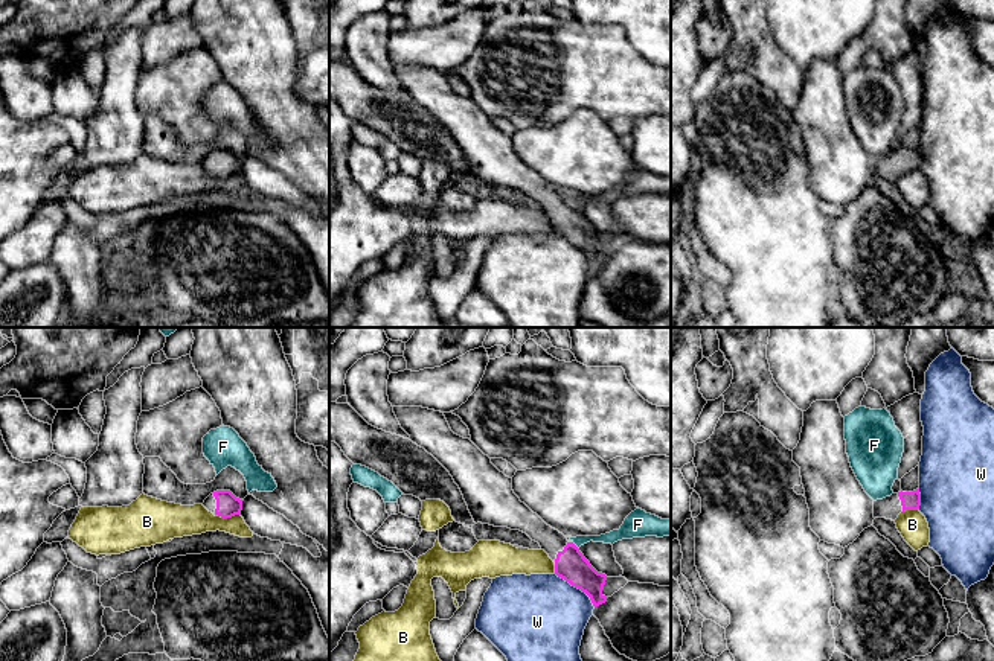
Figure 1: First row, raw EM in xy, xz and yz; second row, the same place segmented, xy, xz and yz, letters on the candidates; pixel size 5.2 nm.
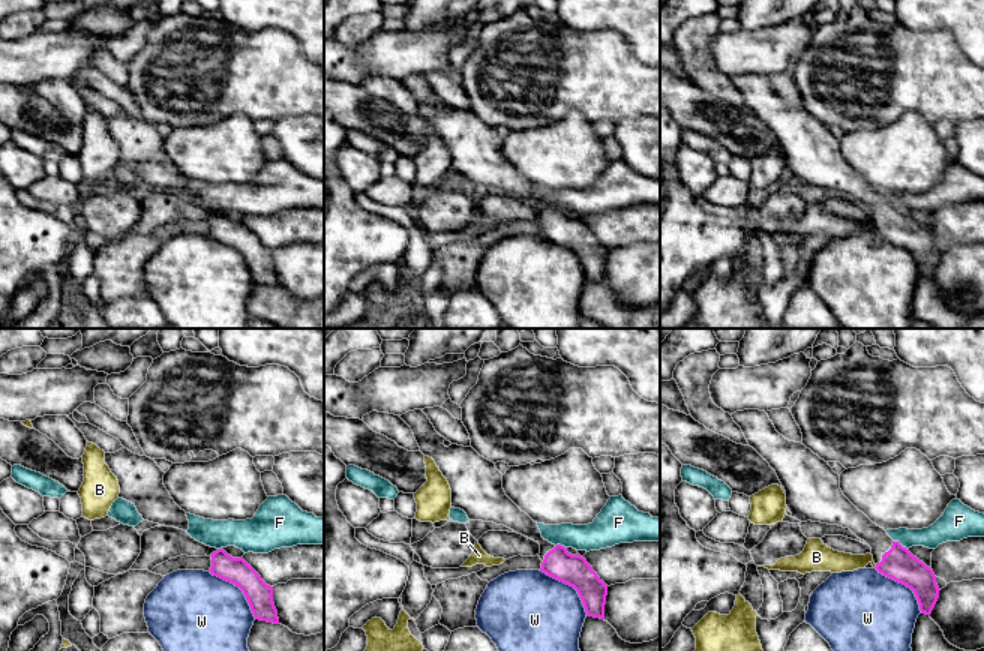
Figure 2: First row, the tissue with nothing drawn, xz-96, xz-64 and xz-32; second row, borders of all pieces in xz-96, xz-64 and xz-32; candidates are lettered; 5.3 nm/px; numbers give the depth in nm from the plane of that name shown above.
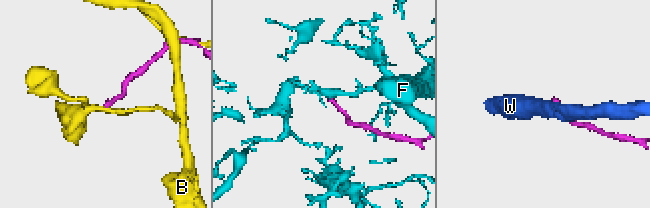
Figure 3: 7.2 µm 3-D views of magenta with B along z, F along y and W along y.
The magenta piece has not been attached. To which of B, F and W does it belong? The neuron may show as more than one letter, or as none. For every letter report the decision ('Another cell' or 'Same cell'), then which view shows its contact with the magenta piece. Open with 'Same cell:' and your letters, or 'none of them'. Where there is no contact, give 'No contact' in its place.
Same cell: none of them
B: Another cell. Touches magenta in xy
F: Another cell. Touches magenta in xz
W: Another cell. Touches magenta in xz

